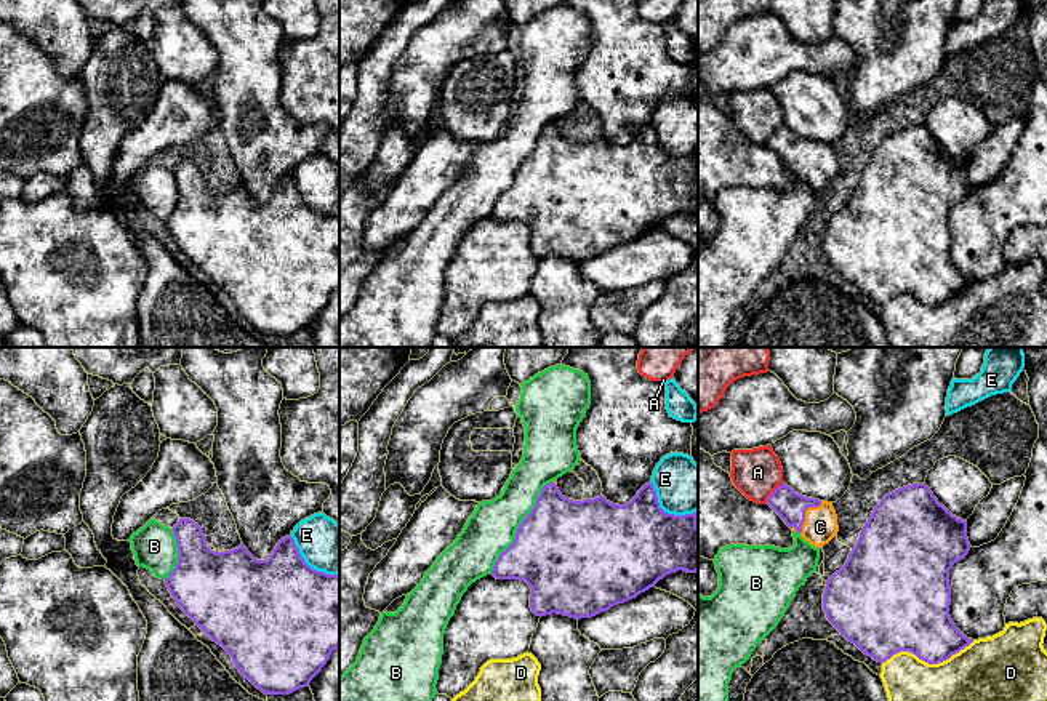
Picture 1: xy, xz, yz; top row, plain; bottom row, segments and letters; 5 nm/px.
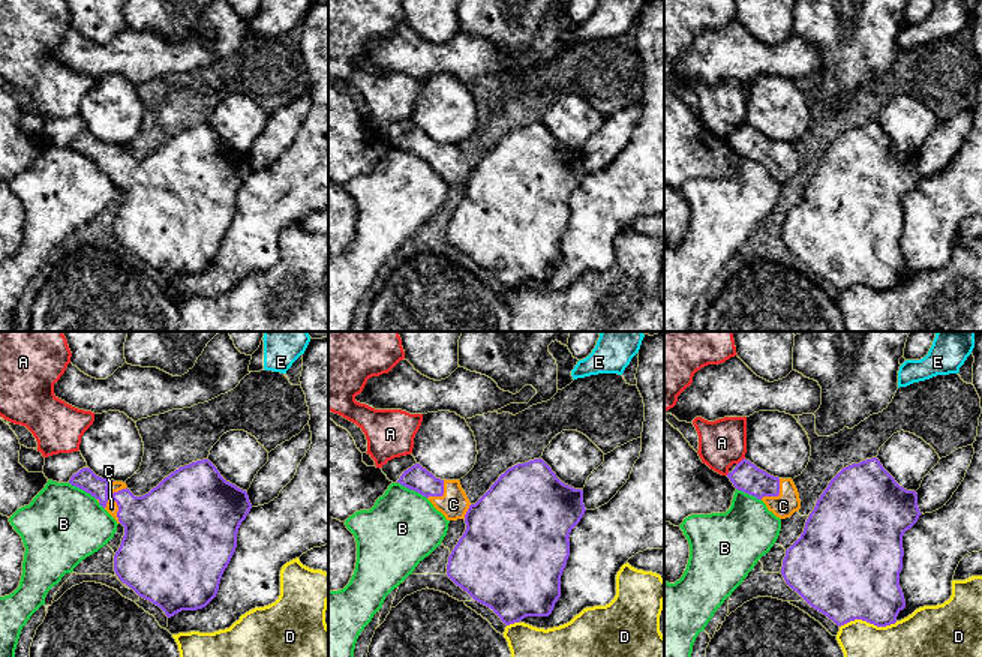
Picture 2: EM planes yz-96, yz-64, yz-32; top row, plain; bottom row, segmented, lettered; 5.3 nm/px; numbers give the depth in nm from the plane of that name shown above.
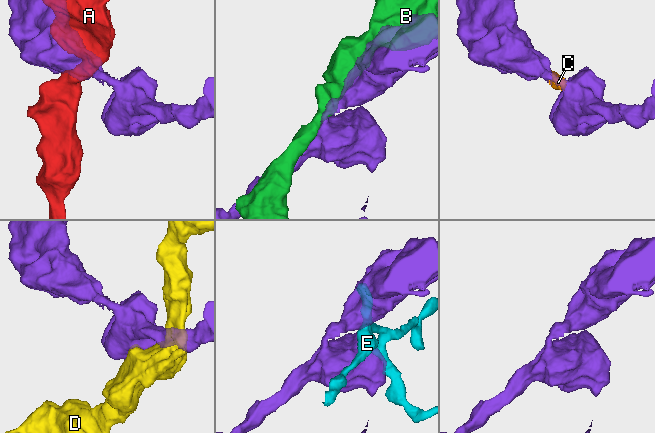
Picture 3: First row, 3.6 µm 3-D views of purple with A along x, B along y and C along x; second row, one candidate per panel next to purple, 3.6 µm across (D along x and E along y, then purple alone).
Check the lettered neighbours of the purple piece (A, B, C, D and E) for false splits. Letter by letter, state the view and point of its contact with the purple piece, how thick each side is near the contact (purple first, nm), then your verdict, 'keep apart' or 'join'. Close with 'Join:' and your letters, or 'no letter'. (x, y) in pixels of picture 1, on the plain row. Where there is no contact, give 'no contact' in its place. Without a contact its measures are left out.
A: meets purple in yz at (774, 133); 150 nm thick on the purple side, 240 nm on the other; keep apart
B: meets purple in xz at (519, 167); 500 nm thick on the purple side, 240 nm on the other; keep apart
C: meets purple in yz at (804, 156); 150 nm thick on the purple side, 170 nm on the other; join
D: meets purple in yz at (927, 303); 360 nm thick on the purple side, 440 nm on the other; keep apart
E: meets purple in xz at (663, 152); 440 nm thick on the purple side, 280 nm on the other; keep apart
Join: C

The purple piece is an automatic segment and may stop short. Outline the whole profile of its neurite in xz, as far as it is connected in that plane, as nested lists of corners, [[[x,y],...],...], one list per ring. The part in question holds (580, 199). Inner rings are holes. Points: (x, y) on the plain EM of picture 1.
[[[551,123],[519,166],[514,184],[499,195],[491,216],[496,221],[525,222],[532,230],[530,250],[536,258],[559,254],[581,261],[636,240],[679,211],[698,213],[696,154],[664,154],[652,123],[623,147],[610,144],[604,136],[573,142]]]

